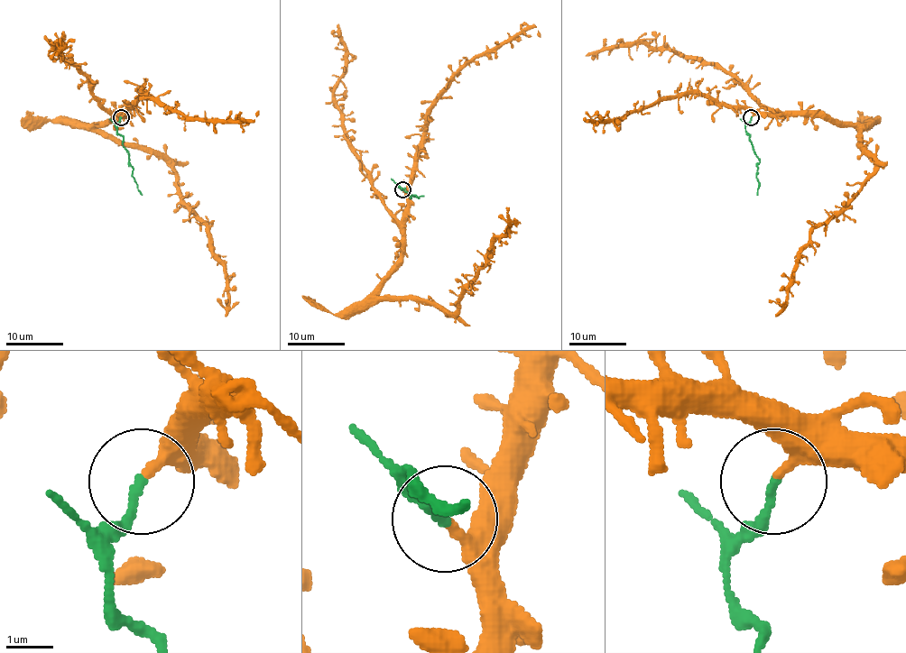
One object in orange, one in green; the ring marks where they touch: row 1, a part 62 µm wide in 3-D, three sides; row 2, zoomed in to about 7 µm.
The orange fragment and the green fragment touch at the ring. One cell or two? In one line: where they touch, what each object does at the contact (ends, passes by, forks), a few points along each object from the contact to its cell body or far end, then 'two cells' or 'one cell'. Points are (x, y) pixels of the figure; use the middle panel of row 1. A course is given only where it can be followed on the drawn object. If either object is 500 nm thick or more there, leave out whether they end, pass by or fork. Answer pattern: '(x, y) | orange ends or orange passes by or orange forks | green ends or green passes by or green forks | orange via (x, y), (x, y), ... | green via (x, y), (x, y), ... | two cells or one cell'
(402, 189) | orange ends | green ends | orange via (402, 190), (403, 261), (377, 297), (433, 302), (448, 312), (510, 227), (505, 207) | green via (402, 190), (399, 184), (411, 197), (413, 194), (416, 197), (423, 196) | two cells

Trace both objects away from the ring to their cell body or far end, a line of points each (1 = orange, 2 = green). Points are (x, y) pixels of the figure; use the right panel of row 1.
1: (752, 116), (829, 115), (858, 127), (873, 162), (854, 197), (812, 231), (789, 298), (769, 300)
2: (752, 116), (745, 125), (745, 133), (758, 160), (757, 195)

